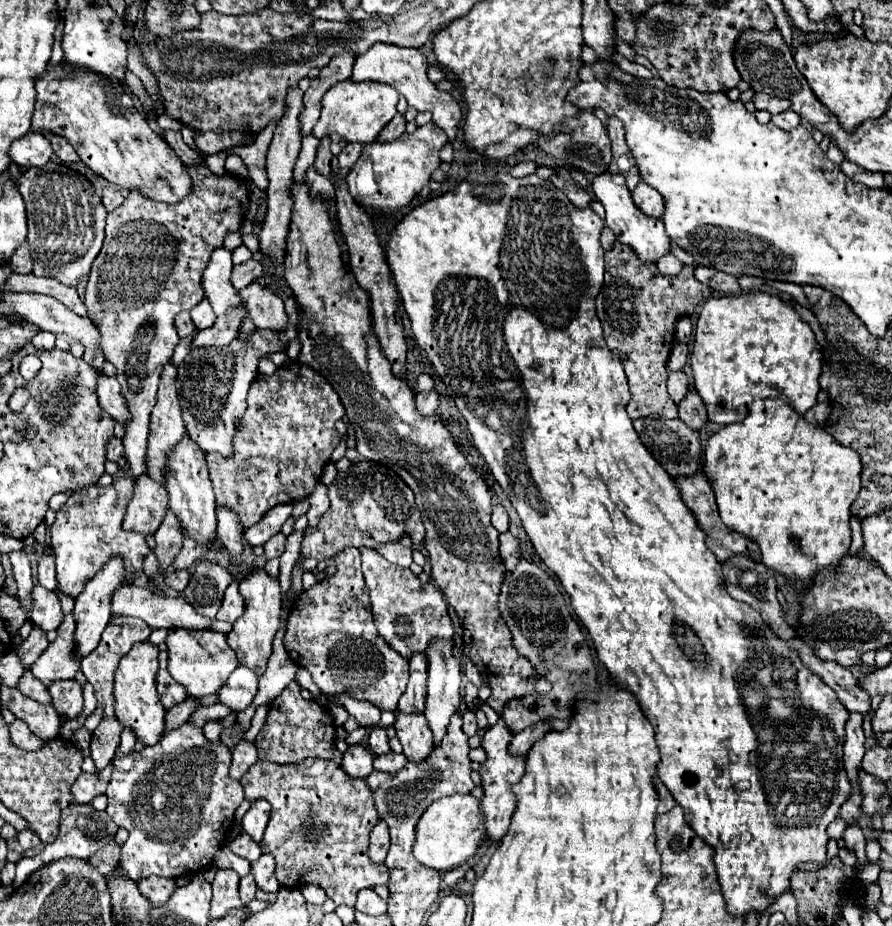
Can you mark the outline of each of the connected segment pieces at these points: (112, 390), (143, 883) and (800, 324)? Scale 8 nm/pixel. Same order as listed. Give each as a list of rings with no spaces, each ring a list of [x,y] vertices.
[[[99,376],[99,384],[97,384],[97,396],[99,396],[99,404],[105,412],[109,412],[119,424],[127,424],[131,420],[131,412],[127,406],[125,396],[121,394],[119,382],[115,378],[107,378],[107,376]]]
[[[149,876],[137,882],[137,888],[143,896],[147,896],[147,900],[151,900],[151,904],[165,904],[167,896],[171,896],[171,892],[175,890],[175,882],[169,878],[159,878],[159,876]]]
[[[755,292],[737,296],[709,298],[701,308],[695,324],[695,342],[691,352],[691,370],[695,378],[695,390],[707,406],[709,420],[727,426],[745,418],[743,406],[733,408],[733,398],[739,394],[751,394],[759,398],[781,398],[795,408],[797,414],[805,414],[817,404],[819,374],[821,374],[821,346],[815,340],[813,330],[803,322],[795,310],[777,296]]]

